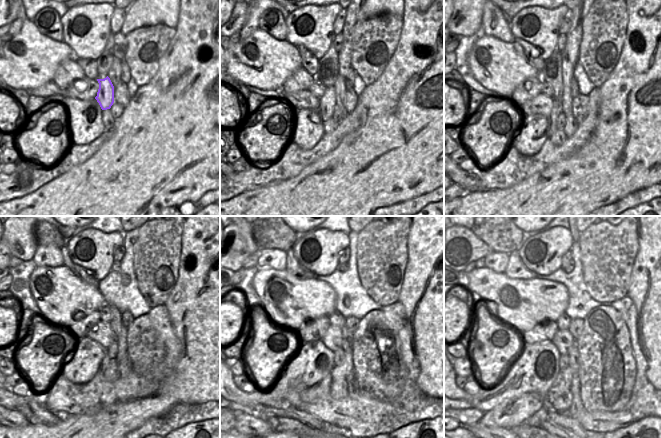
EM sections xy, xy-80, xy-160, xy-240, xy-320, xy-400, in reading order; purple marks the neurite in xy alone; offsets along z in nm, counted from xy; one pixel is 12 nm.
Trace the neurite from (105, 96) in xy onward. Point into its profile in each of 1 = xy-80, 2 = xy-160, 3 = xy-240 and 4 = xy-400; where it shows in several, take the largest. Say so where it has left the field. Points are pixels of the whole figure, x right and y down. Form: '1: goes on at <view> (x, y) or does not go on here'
1: goes on at xy-80 (327, 103)
2: goes on at xy-160 (557, 106)
3: goes on at xy-240 (105, 362)
4: goes on at xy-400 (512, 412)

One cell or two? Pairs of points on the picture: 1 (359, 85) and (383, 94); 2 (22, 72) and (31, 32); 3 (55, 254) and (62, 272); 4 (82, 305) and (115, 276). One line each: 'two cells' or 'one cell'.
1: two cells
2: one cell
3: two cells
4: two cells

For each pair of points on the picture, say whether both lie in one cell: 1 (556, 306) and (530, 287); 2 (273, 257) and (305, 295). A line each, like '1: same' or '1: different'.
1: same
2: different

